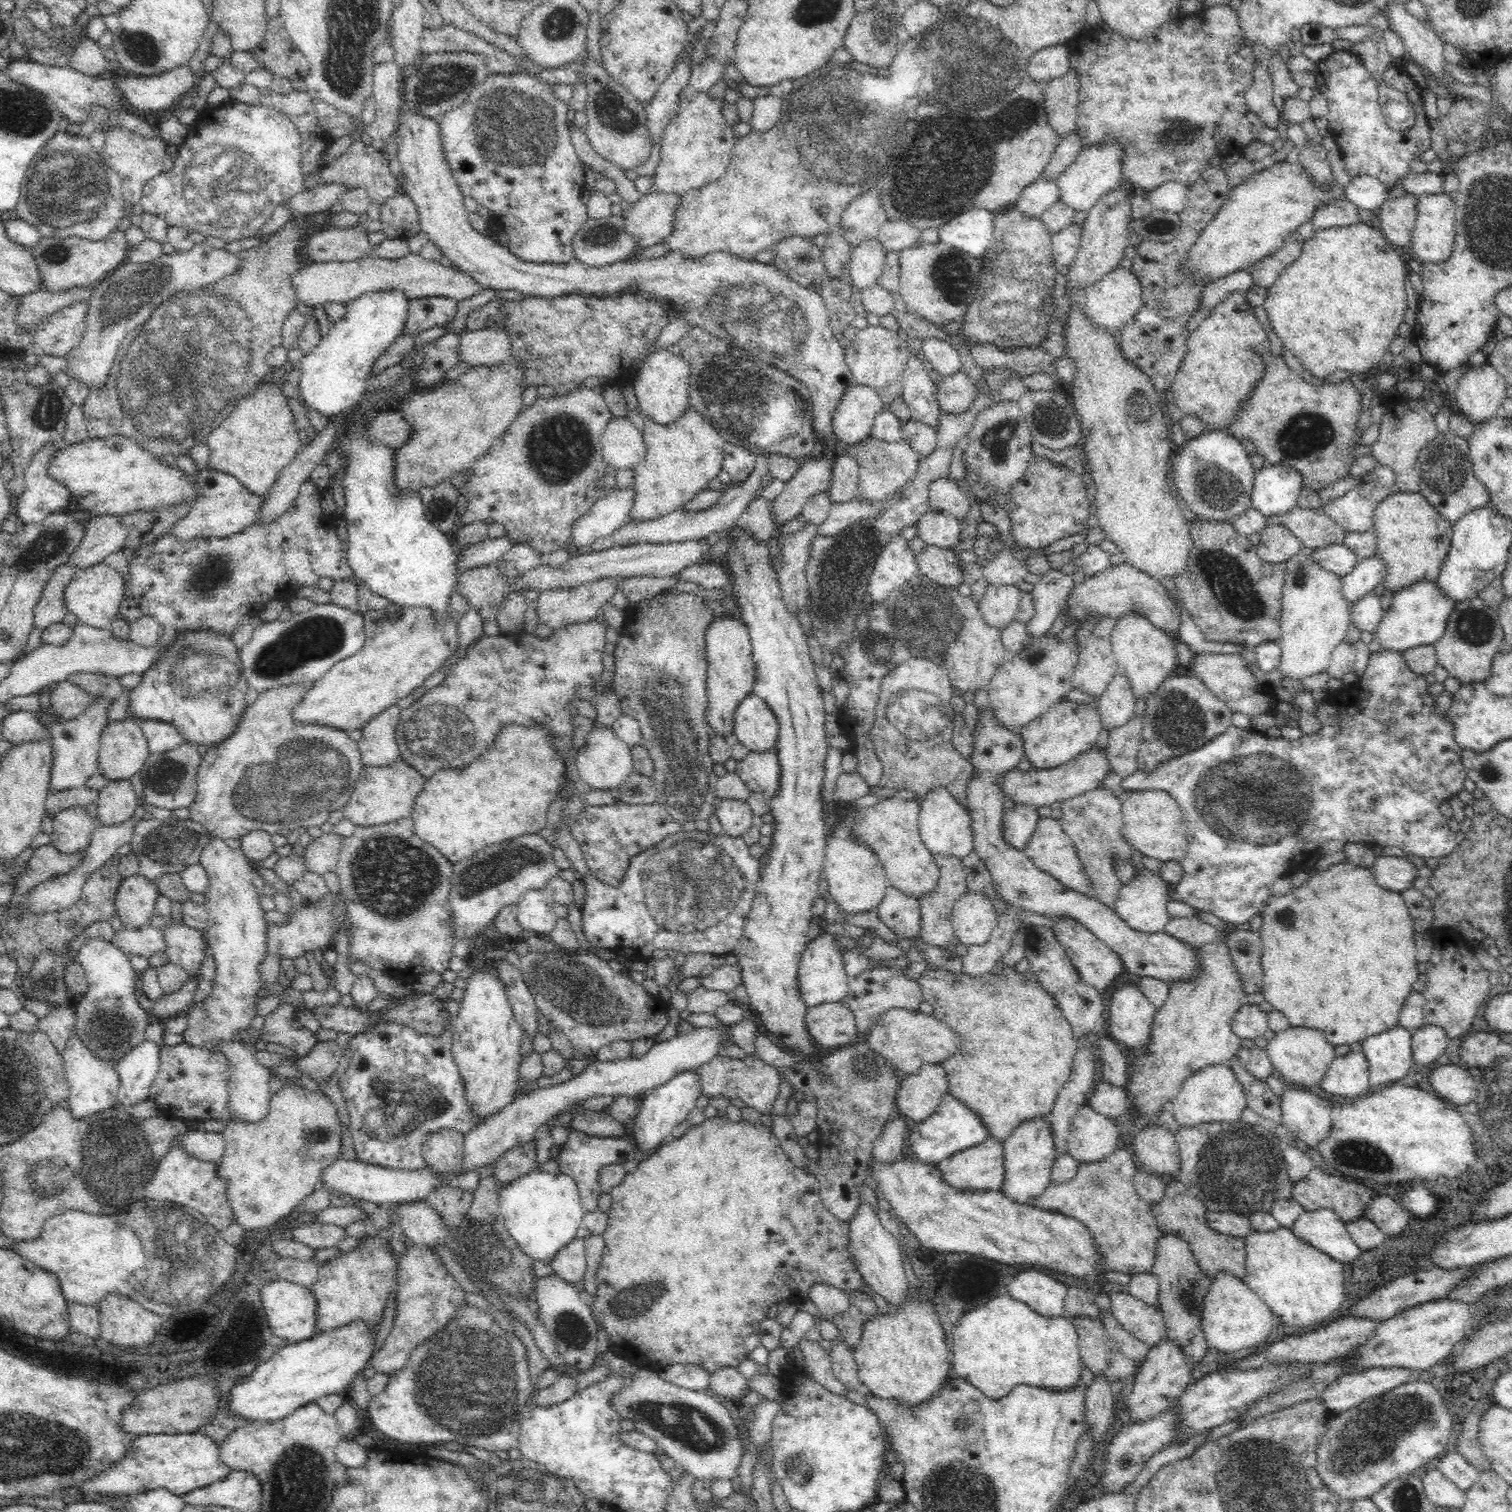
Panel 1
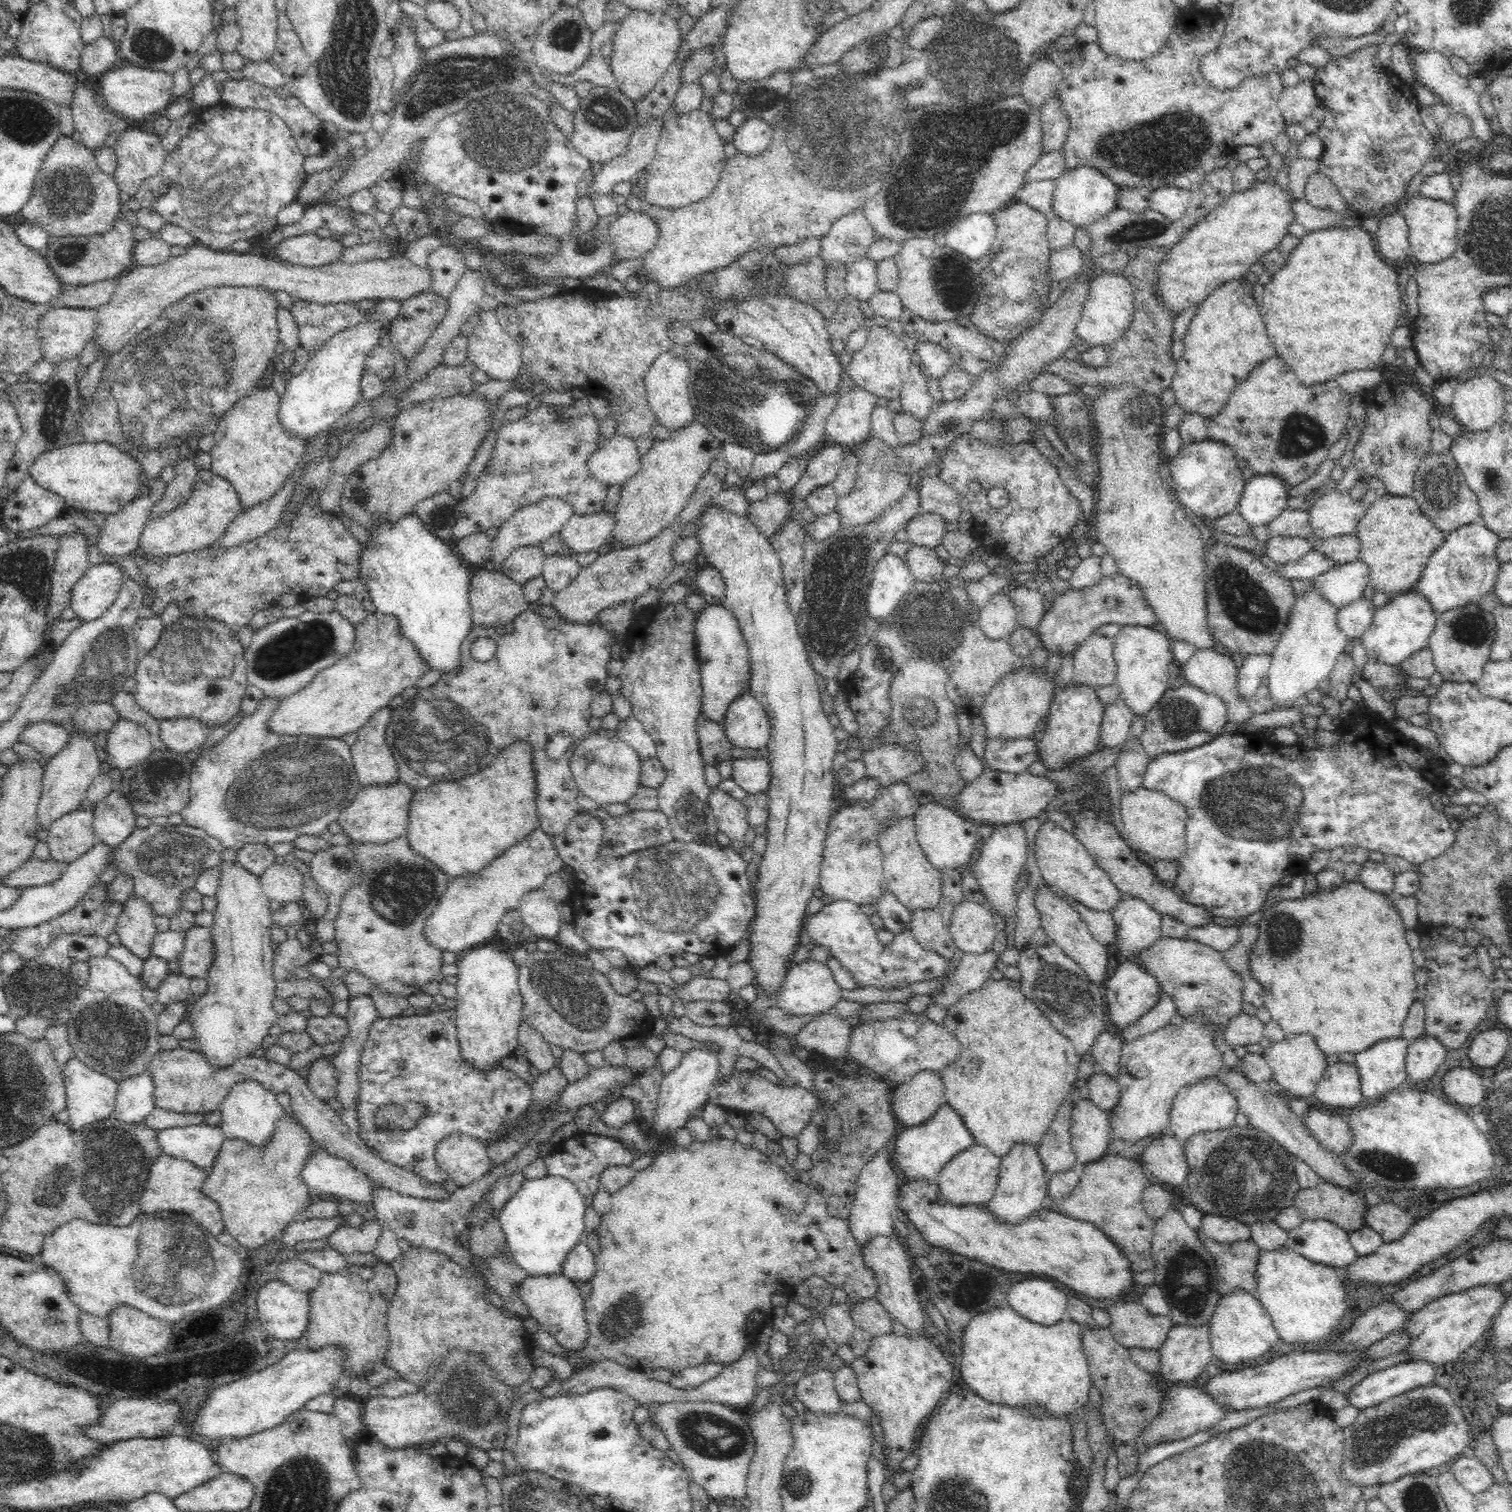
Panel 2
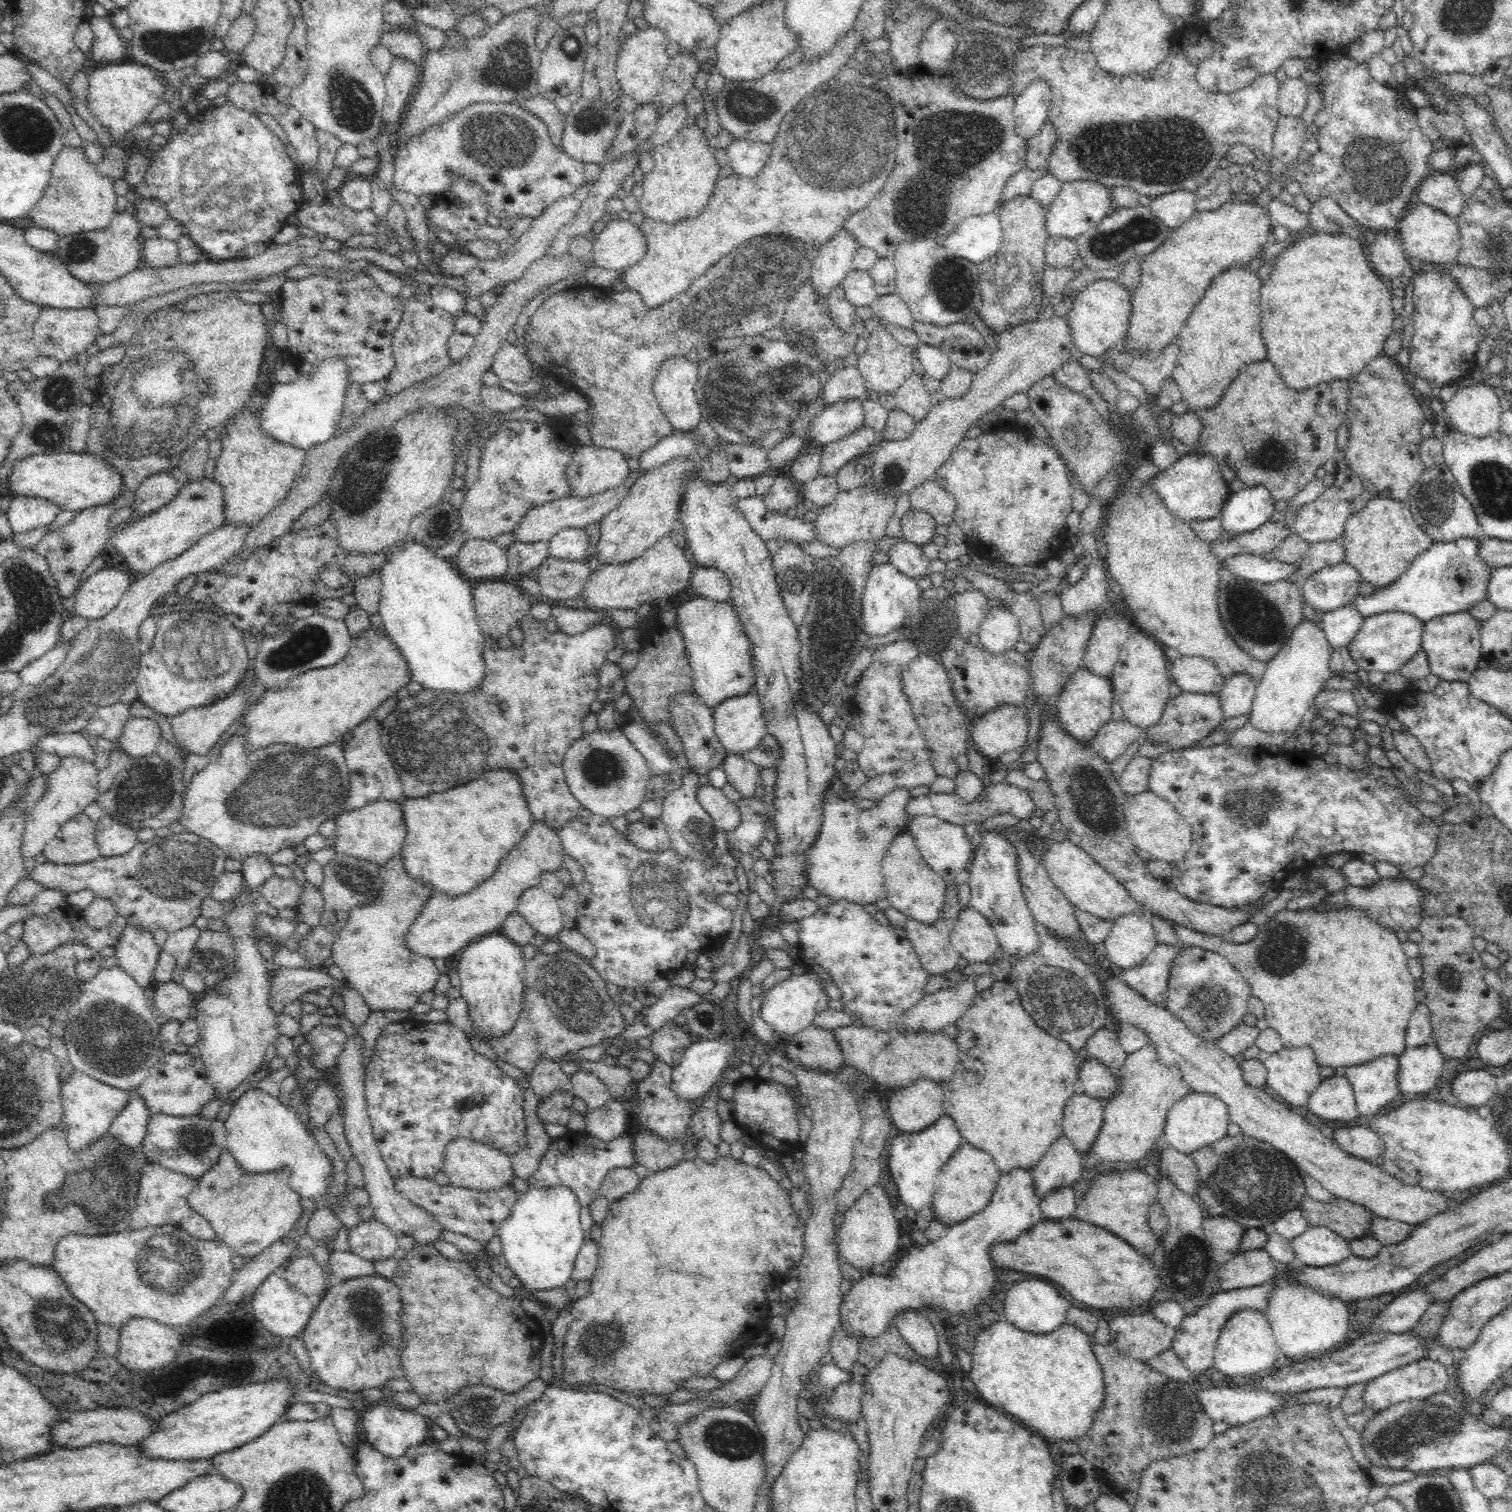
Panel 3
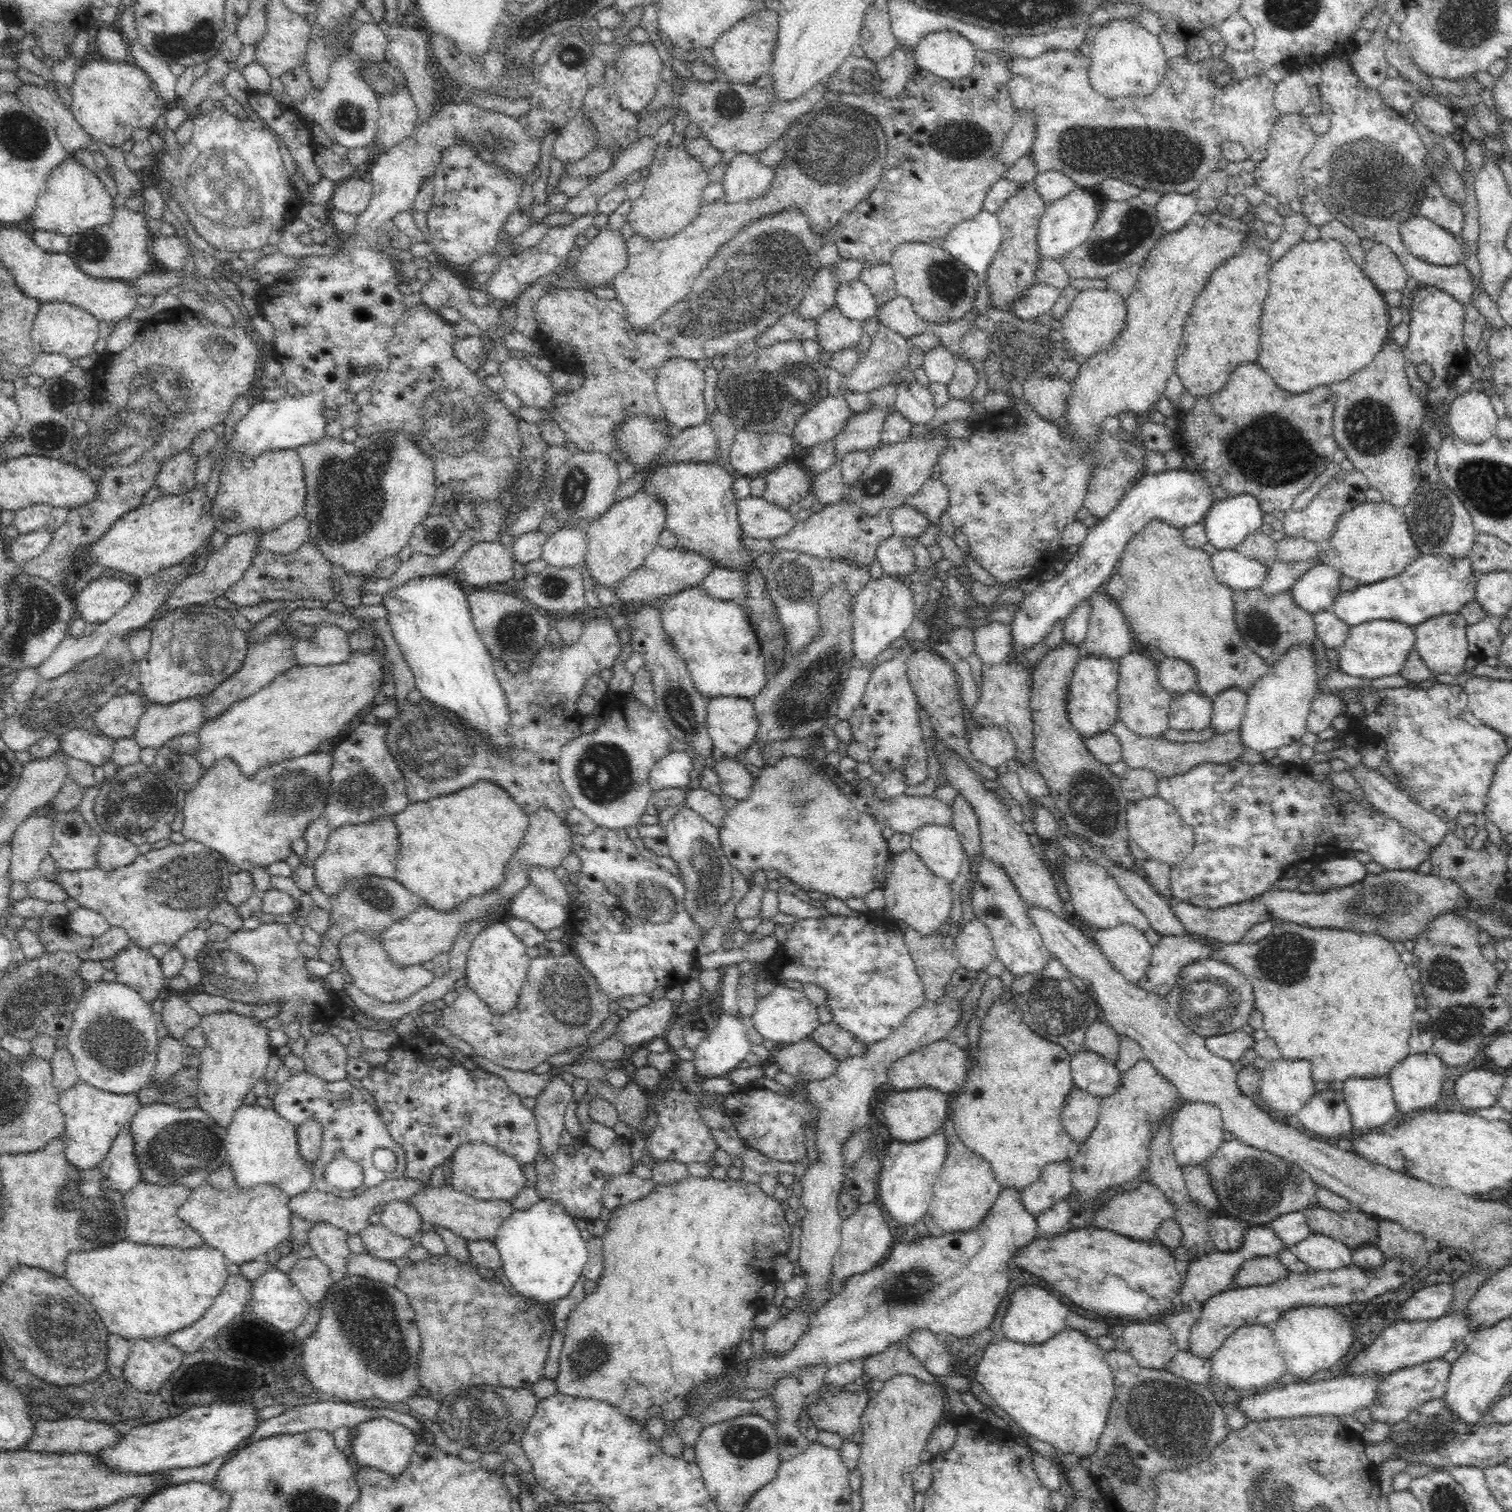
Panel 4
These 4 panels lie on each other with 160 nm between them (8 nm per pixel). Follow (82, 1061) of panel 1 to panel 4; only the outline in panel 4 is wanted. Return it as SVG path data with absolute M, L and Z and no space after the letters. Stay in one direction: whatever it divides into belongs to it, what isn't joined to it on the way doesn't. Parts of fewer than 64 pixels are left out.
M80 1080L72 1088L59 1093L59 1106L65 1118L66 1160L78 1170L92 1170L106 1158L116 1134L138 1113L141 1102L136 1093L114 1094Z

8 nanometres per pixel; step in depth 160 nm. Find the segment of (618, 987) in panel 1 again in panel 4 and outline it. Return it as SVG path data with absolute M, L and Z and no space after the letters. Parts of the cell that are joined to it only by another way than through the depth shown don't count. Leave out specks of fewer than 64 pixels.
M566 951L561 956L545 955L533 958L527 971L518 1004L512 1010L501 1015L492 1015L486 1002L478 998L472 989L465 988L451 1005L441 1010L441 1016L443 1026L474 1048L476 1055L504 1068L532 1073L536 1066L546 1062L550 1056L588 1042L590 1034L600 1028L610 1016L608 1004L611 1000L601 991L594 975L582 964L580 957L572 952Z

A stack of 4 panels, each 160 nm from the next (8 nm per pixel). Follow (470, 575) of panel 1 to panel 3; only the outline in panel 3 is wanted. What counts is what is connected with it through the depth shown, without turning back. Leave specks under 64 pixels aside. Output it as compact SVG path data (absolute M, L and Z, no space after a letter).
M501 579L476 581L473 585L472 597L476 619L484 637L492 637L492 639L498 640L508 635L509 629L520 628L521 622L531 617L530 603L533 602L533 598L510 582Z

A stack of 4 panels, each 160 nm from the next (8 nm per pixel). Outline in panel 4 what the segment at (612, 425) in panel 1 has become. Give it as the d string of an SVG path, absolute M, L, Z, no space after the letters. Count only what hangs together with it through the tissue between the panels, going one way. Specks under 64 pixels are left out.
M593 450L577 451L557 468L547 510L568 528L581 526L580 520L585 520L583 525L592 523L615 503L614 492L620 484L618 478L617 463L613 458Z

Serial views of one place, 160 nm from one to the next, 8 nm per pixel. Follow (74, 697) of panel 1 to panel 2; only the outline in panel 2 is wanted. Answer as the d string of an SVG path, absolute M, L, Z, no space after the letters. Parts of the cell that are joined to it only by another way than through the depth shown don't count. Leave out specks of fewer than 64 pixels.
M96 702L80 708L75 713L72 723L76 728L84 733L96 734L98 732L108 732L110 728L119 722L121 717L116 708L107 702Z

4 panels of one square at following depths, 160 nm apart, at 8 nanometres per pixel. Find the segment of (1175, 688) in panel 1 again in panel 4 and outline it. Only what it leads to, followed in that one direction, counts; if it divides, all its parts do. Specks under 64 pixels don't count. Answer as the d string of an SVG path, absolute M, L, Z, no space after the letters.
M1192 690L1174 695L1168 714L1168 724L1174 730L1204 730L1210 727L1213 700Z

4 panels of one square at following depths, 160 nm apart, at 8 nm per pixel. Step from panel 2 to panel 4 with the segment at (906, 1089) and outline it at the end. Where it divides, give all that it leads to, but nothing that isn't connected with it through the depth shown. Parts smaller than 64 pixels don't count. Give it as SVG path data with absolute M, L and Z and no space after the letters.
M932 1088L892 1092L882 1102L882 1118L893 1140L918 1142L943 1128L948 1118L947 1095Z

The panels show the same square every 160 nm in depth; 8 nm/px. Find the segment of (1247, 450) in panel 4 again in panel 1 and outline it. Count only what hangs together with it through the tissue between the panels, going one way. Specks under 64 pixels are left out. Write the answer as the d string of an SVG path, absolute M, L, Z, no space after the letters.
M1278 356L1278 364L1266 366L1266 372L1256 385L1256 390L1252 391L1252 396L1243 404L1242 410L1239 410L1226 431L1242 444L1250 440L1256 452L1263 456L1265 465L1286 464L1301 474L1304 487L1319 492L1338 479L1350 475L1349 469L1354 463L1351 453L1354 447L1364 446L1360 445L1362 431L1360 433L1356 431L1356 423L1361 414L1360 399L1361 395L1351 381L1345 380L1328 386L1324 384L1322 388L1314 386L1314 381L1302 380Z

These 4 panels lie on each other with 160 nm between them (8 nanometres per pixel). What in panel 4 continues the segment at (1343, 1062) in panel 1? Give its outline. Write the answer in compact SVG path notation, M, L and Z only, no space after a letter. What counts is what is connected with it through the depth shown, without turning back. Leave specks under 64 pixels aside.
M1316 1092L1297 1113L1304 1132L1323 1140L1335 1141L1353 1134L1352 1116L1344 1092Z

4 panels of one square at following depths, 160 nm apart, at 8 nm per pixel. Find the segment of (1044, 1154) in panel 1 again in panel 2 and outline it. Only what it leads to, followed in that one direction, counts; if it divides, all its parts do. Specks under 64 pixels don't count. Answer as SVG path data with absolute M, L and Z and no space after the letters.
M1026 1143L1015 1144L1010 1148L1010 1152L1001 1158L999 1182L994 1196L986 1205L989 1212L1002 1222L1009 1222L1010 1224L1024 1222L1031 1214L1043 1207L1043 1202L1047 1198L1048 1184L1048 1178L1046 1178L1037 1147Z

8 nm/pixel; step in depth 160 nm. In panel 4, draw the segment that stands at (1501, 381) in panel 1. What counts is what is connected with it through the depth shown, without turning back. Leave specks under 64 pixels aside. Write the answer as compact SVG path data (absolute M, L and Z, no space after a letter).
M1472 390L1458 395L1449 406L1444 428L1466 442L1482 444L1492 438L1499 419L1489 397Z

